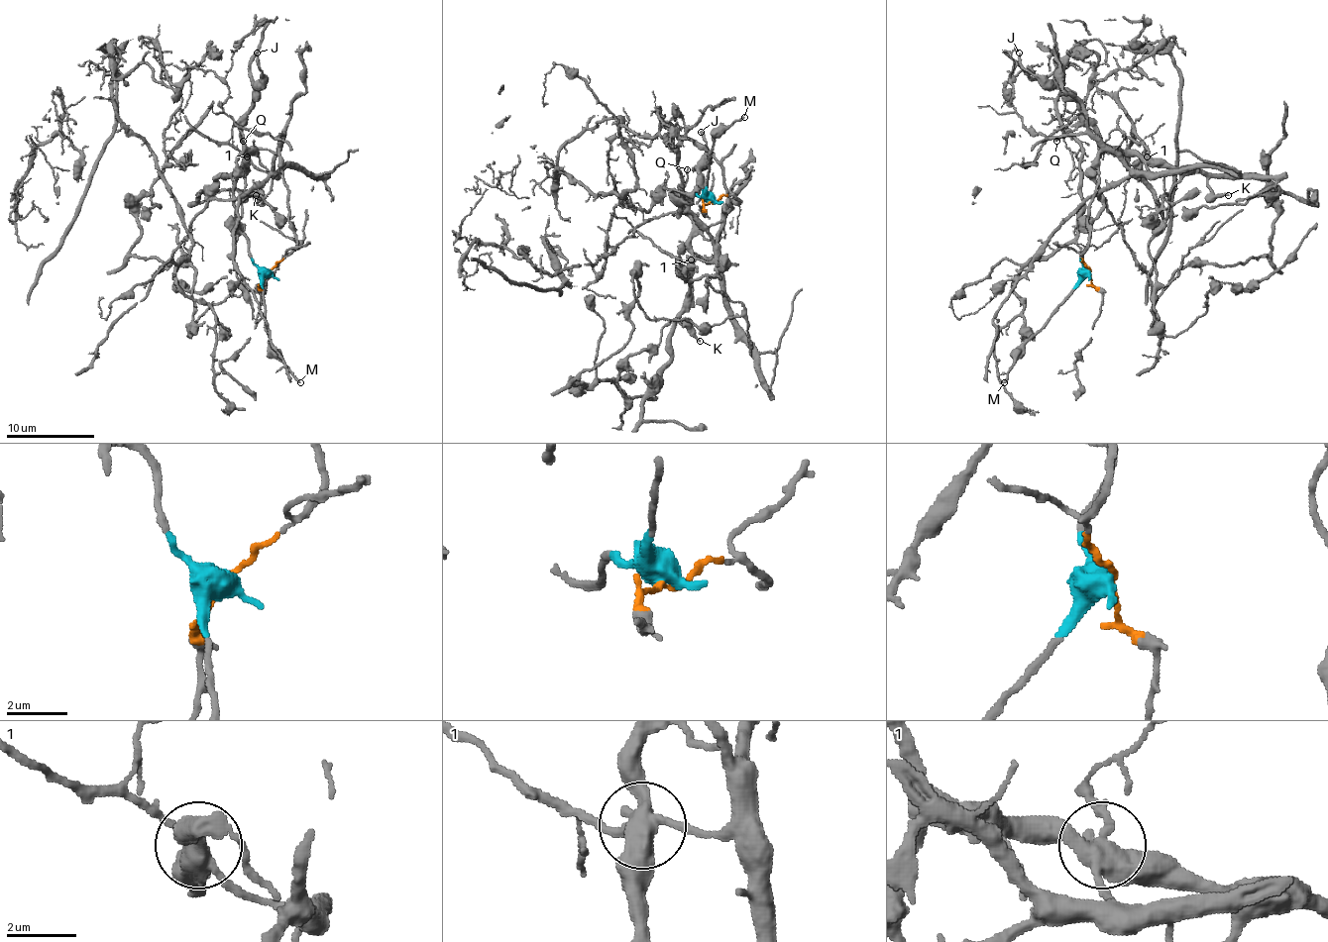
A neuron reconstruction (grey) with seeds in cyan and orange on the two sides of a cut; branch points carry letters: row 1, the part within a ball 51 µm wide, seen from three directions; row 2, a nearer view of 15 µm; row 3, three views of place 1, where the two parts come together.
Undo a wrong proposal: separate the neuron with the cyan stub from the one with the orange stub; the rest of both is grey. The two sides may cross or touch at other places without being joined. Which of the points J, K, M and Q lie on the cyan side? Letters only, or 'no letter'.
J, K, M, Q

